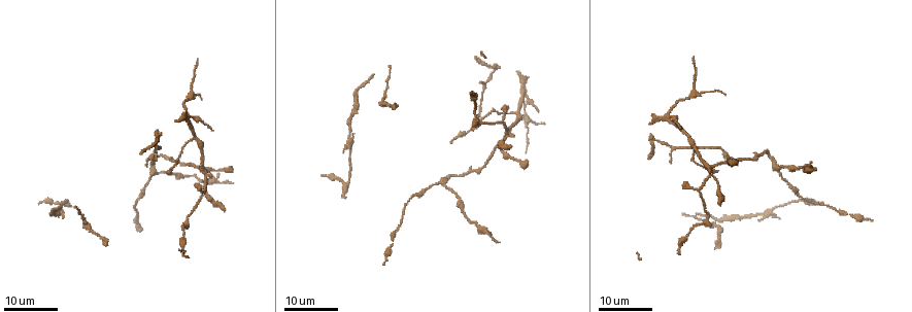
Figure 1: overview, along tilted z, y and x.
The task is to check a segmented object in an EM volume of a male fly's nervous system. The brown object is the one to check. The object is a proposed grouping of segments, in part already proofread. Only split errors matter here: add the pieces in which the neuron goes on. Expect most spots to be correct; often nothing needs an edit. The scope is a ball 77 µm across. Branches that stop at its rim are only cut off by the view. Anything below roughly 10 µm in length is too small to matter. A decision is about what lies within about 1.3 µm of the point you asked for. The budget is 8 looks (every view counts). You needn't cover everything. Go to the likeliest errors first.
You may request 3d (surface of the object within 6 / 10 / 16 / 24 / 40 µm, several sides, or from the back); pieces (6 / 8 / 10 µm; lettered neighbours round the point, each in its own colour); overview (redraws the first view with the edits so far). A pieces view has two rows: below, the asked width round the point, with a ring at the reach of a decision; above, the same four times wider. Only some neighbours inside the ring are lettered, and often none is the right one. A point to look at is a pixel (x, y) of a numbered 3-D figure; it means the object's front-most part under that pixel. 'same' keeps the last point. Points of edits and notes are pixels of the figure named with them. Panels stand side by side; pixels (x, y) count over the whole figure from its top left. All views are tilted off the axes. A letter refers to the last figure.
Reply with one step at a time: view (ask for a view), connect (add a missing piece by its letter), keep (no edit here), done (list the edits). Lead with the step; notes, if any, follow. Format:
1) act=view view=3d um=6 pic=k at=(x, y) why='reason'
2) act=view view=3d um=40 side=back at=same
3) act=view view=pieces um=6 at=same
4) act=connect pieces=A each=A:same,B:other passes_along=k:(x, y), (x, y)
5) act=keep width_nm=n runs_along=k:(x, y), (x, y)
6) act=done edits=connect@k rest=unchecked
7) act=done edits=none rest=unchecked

act=view view=3d um=16 pic=1 at=(223, 209) why='free end'

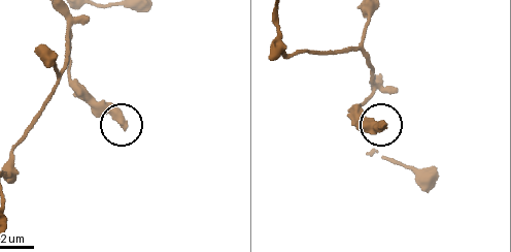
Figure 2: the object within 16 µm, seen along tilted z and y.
act=view view=pieces um=6 pic=2 at=(124, 126) why='what lies round it'

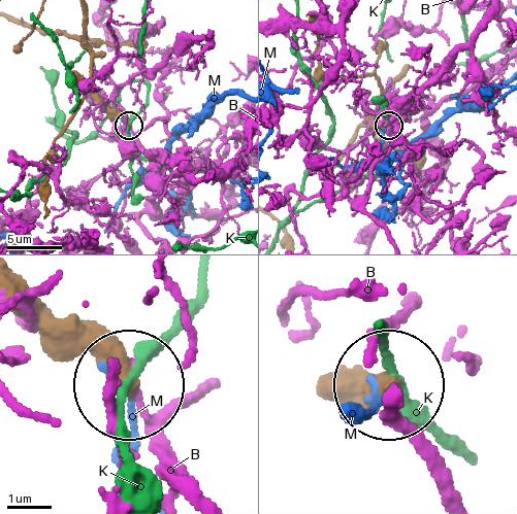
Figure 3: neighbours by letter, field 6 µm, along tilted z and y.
act=keep width_nm=320 each=B:other,K:other,M:other found='no lettered piece goes on from it'

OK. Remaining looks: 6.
act=view view=3d um=16 pic=1 at=(815, 171) why='end of a long branch'

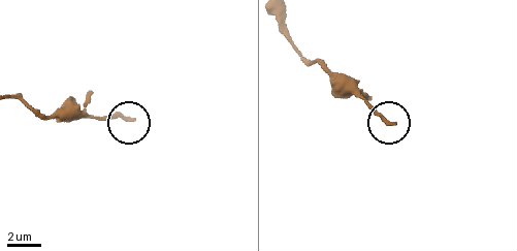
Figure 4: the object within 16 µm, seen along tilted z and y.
act=view view=pieces um=8 pic=4 at=(394, 125) why='what lies round it'

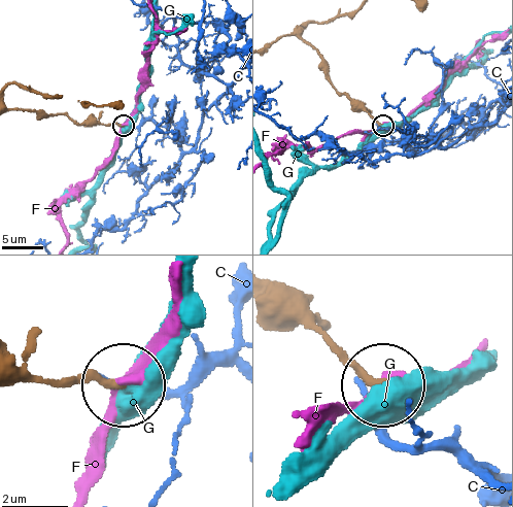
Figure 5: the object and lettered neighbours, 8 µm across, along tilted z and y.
act=keep each=C:other,F:other,G:other runs_along=5:(10, 109), (61, 113), (81, 125), (122, 126) found='no lettered piece goes on from it'

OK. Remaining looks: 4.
act=view view=3d um=24 pic=1 at=(716, 172) why='an open end'

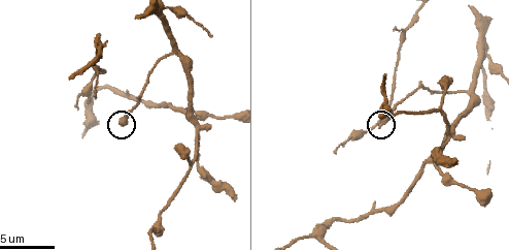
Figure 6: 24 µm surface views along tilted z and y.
act=view view=pieces um=10 pic=6 at=(378, 126)

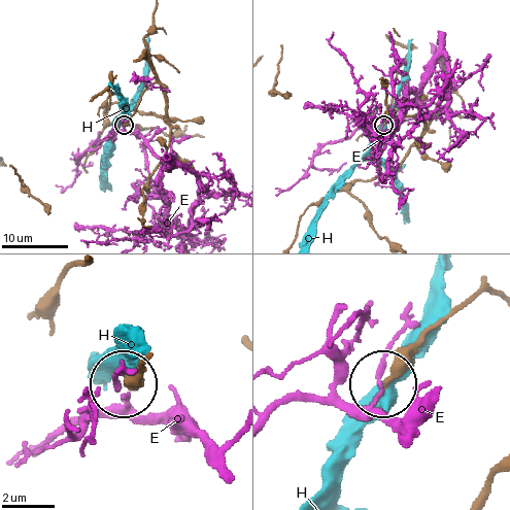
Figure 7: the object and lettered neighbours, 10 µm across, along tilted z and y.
act=keep each=E:other,H:other found='none of them fits'

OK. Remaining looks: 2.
act=view view=pieces um=10 pic=6 at=(490, 196)

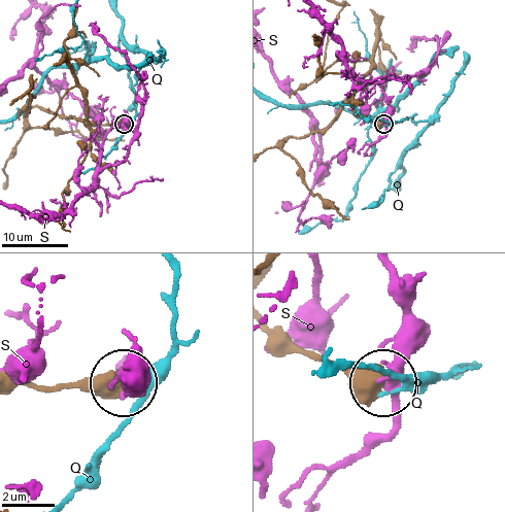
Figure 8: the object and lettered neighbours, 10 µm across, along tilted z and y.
act=keep width_nm=720 each=Q:other,S:other runs_along=8:(275, 329), (302, 347), (382, 379) found='none of them fits'

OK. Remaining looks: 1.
act=done edits=none rest=unchecked

